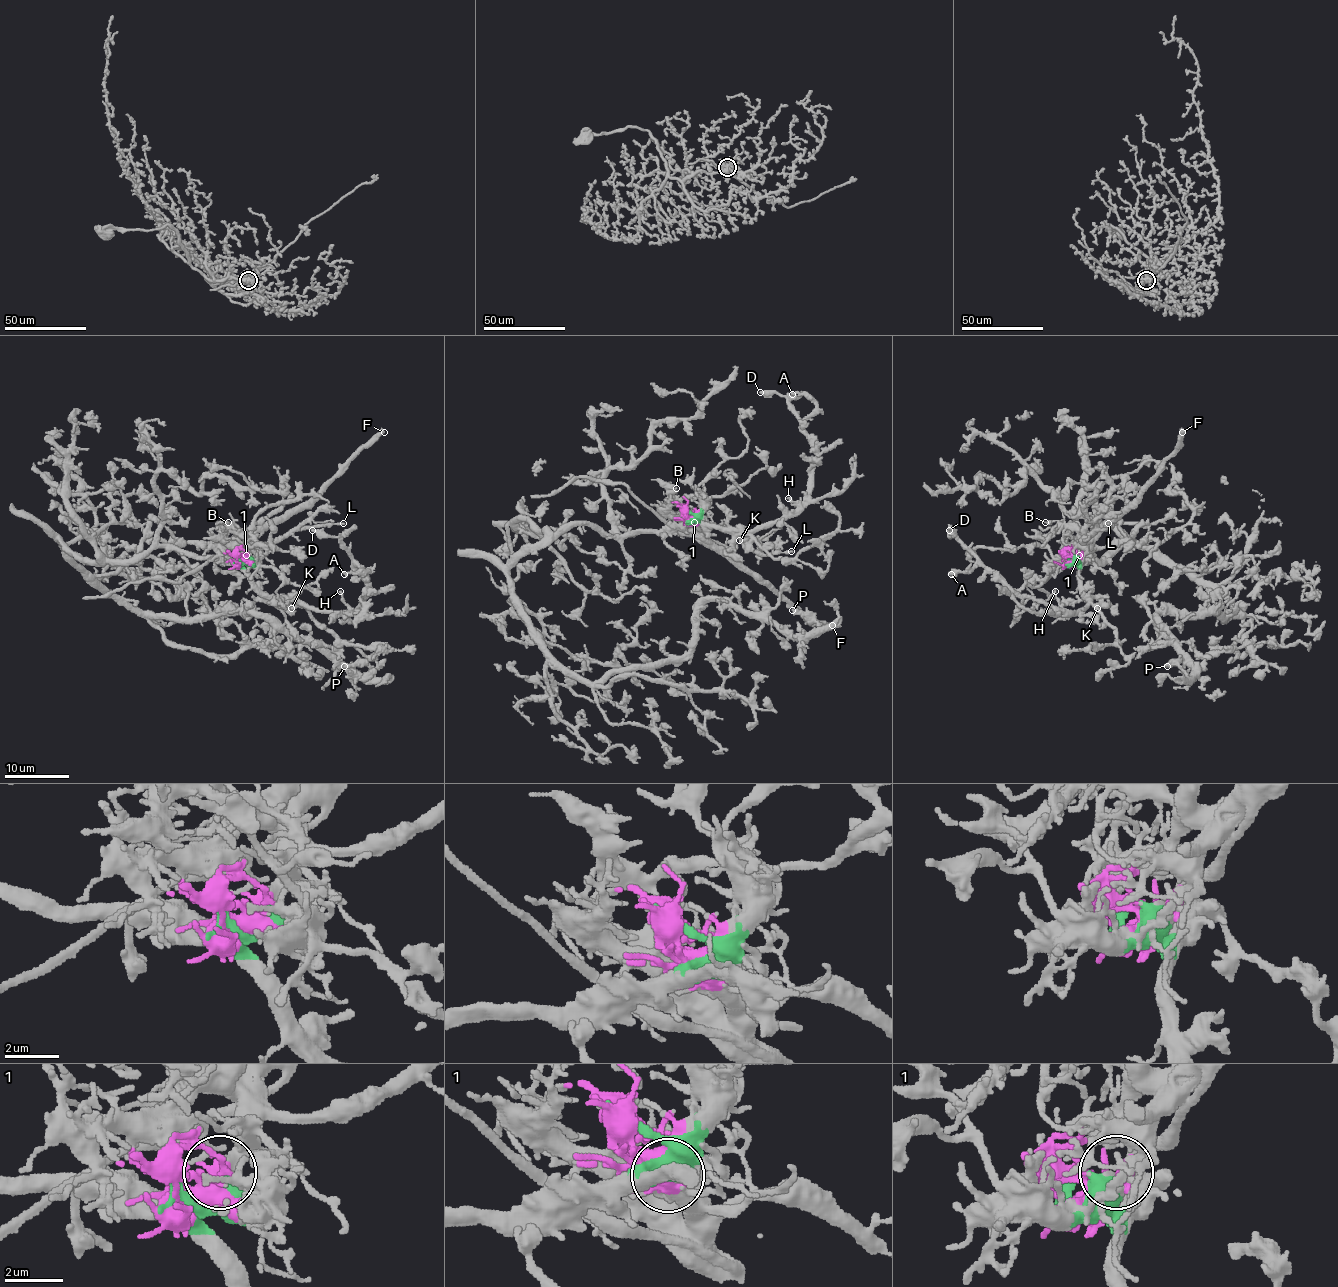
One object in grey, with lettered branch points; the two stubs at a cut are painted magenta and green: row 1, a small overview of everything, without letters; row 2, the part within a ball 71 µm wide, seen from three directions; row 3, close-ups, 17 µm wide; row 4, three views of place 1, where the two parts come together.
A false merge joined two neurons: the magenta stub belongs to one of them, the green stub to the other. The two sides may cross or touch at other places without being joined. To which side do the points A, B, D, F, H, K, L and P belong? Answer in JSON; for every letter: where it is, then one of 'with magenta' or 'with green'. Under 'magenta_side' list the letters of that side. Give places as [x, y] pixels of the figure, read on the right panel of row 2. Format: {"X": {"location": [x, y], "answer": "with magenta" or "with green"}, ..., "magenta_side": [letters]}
{"A": {"location": [951, 574], "answer": "with green"}, "B": {"location": [1045, 522], "answer": "with magenta"}, "D": {"location": [949, 530], "answer": "with green"}, "F": {"location": [1182, 432], "answer": "with magenta"}, "H": {"location": [1055, 591], "answer": "with green"}, "K": {"location": [1097, 608], "answer": "with green"}, "L": {"location": [1108, 523], "answer": "with magenta"}, "P": {"location": [1167, 666], "answer": "with green"}, "magenta_side": ["B", "F", "L"]}

